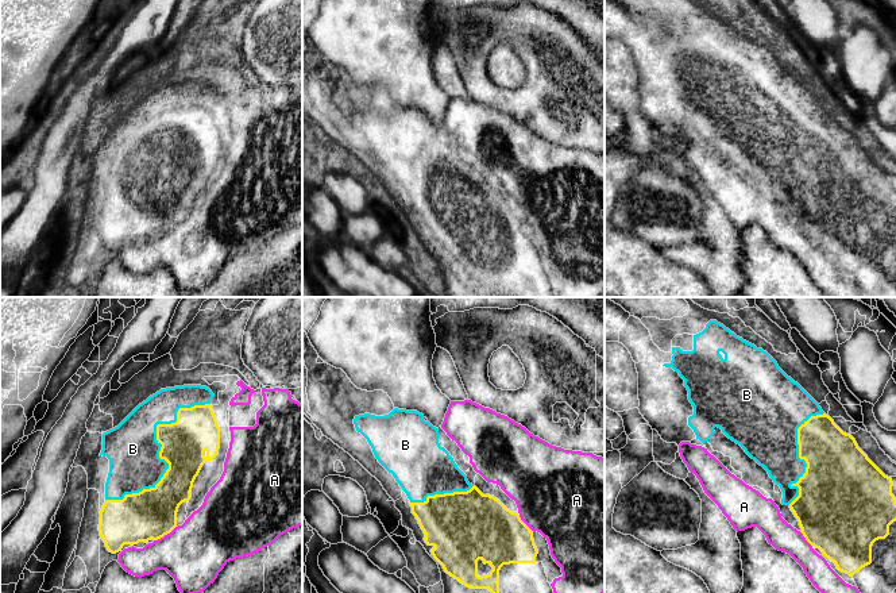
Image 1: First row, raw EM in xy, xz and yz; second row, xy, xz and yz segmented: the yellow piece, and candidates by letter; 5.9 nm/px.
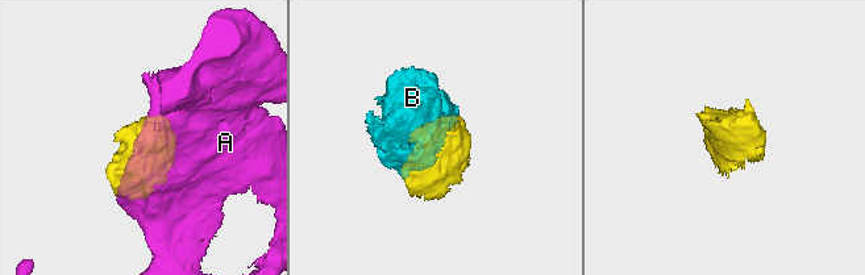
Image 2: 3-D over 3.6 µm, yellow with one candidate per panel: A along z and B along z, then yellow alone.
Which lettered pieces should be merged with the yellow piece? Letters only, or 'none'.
B

